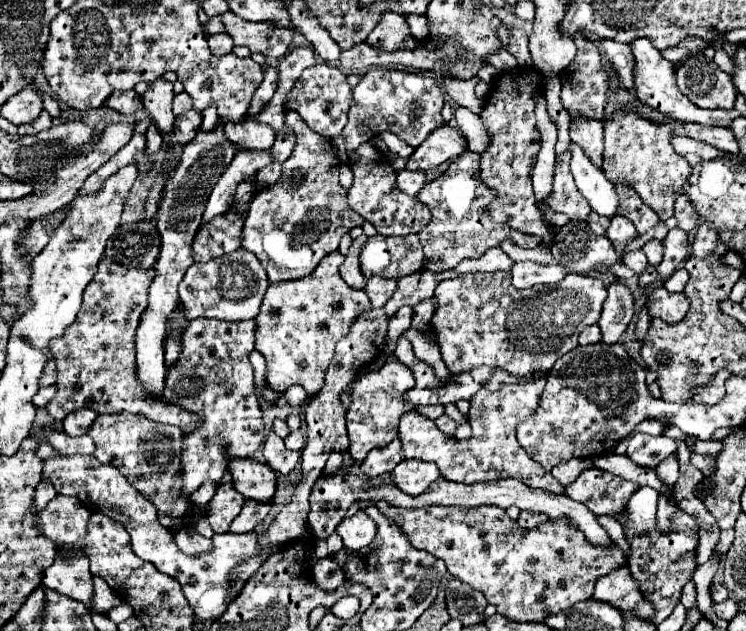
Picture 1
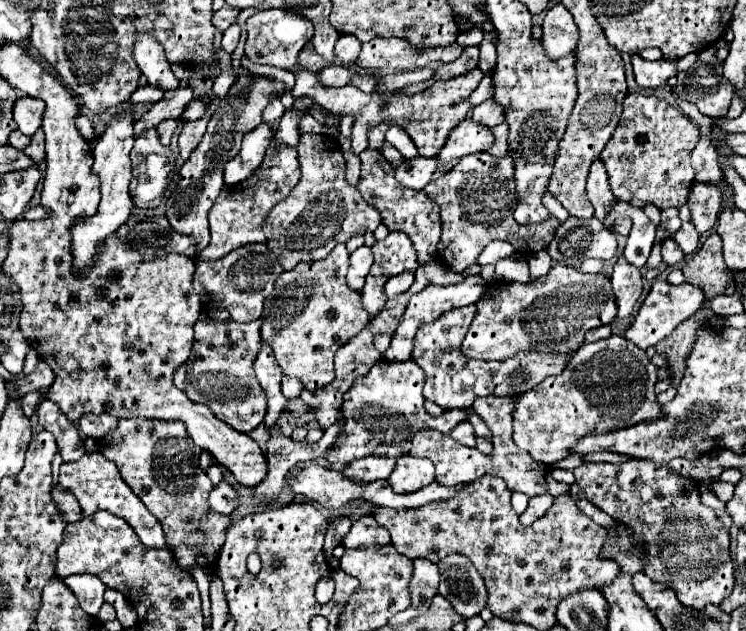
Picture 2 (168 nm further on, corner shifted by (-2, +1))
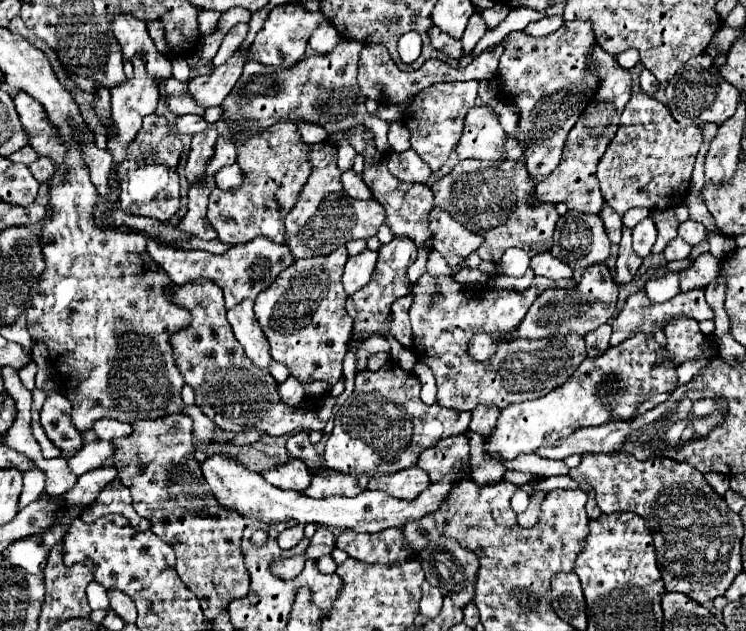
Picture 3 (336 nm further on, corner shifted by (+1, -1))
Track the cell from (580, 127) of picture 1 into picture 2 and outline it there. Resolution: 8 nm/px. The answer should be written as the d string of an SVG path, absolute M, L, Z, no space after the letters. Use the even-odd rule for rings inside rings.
M595 160L587 178L587 196L589 202L595 208L595 218L599 218L601 222L605 220L605 216L609 214L609 208L613 208L615 204L615 196L609 190L609 182L607 182L607 172L601 160Z

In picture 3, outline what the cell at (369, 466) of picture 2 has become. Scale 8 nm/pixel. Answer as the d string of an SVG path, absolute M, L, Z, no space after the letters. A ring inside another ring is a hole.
M340 472L314 476L306 494L310 498L332 498L332 496L352 498L366 490L370 478L372 478L370 474L340 474Z

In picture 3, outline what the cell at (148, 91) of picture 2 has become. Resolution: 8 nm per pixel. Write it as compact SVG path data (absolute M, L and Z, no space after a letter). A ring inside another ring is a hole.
M173 77L169 78L162 89L167 93L166 106L172 114L198 114L202 116L204 110L200 106L196 106L196 102L190 102L190 95L187 89L188 82L180 82Z

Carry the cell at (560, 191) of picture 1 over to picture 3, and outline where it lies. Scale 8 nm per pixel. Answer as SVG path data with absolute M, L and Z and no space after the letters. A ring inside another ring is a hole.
M594 44L588 54L588 70L600 78L598 88L580 114L576 126L570 130L558 168L550 174L550 178L546 178L546 182L540 182L540 186L536 186L536 196L540 198L540 202L562 202L568 206L568 210L598 214L598 206L602 206L604 198L596 180L596 166L618 130L620 114L632 94L632 76L616 62L616 56L608 54L600 44Z

